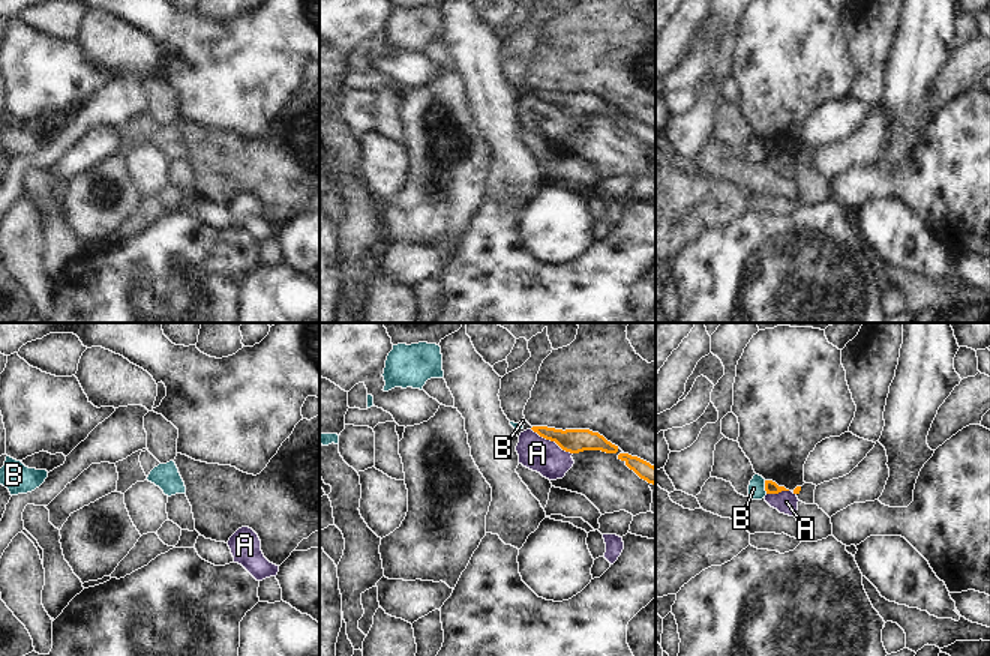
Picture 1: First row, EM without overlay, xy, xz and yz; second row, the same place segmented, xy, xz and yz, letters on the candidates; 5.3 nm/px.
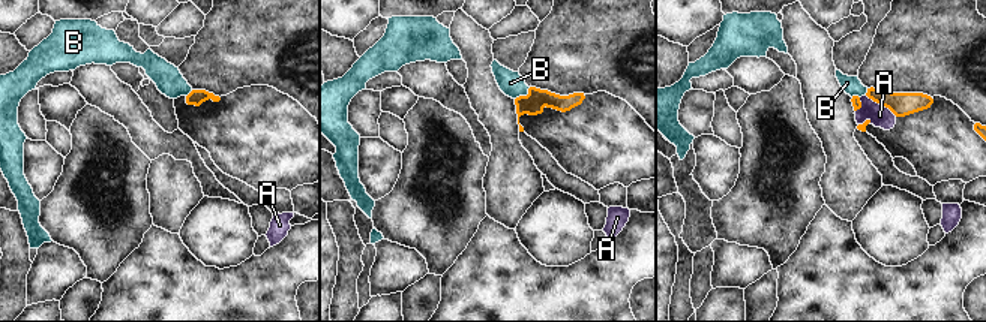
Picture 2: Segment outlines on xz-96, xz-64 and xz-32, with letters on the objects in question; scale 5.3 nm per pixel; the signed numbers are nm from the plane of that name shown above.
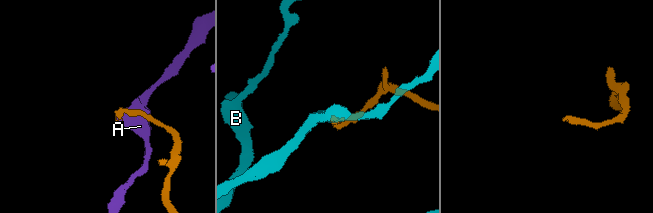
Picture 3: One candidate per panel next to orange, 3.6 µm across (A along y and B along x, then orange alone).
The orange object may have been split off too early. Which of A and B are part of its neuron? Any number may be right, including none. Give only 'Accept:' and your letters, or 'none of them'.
Accept: none of them

